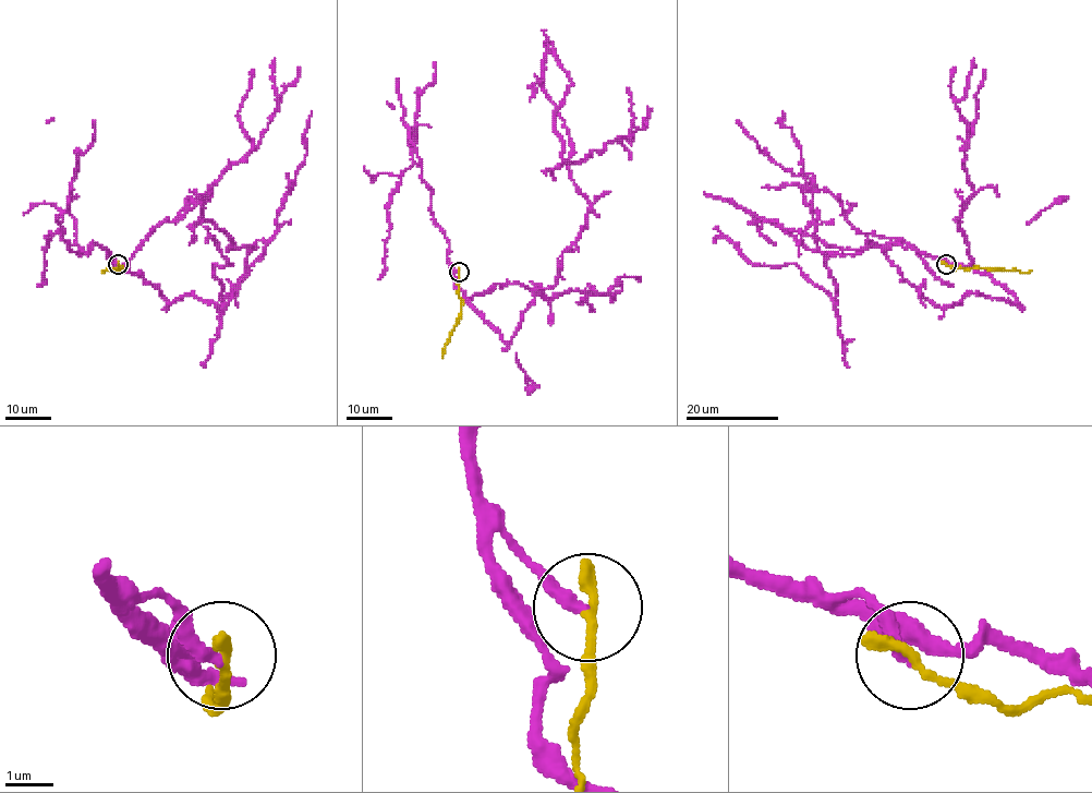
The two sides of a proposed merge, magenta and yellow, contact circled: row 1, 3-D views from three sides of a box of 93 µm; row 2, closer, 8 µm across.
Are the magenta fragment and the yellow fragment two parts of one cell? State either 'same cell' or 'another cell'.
another cell

